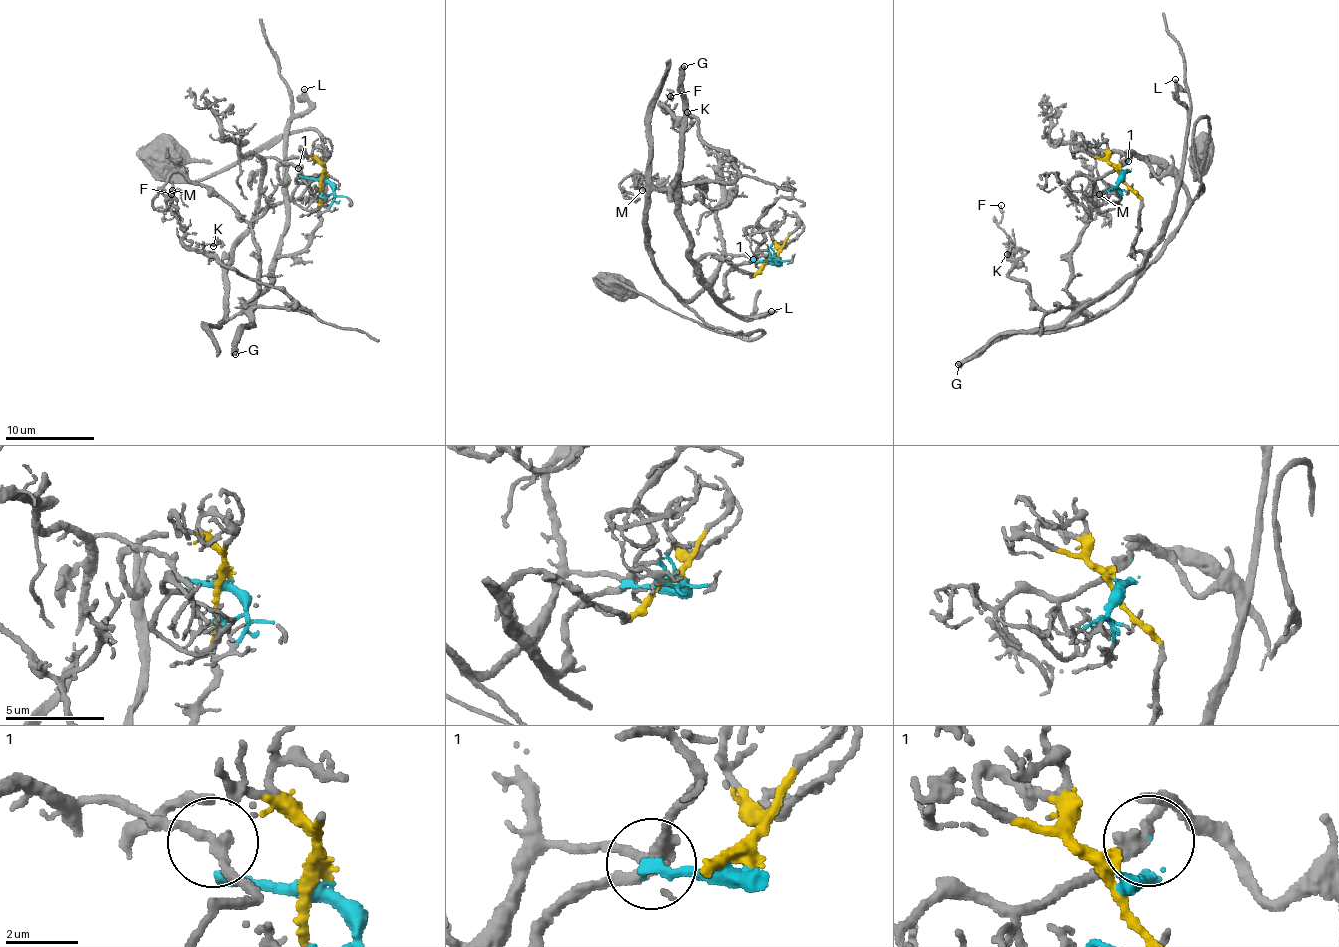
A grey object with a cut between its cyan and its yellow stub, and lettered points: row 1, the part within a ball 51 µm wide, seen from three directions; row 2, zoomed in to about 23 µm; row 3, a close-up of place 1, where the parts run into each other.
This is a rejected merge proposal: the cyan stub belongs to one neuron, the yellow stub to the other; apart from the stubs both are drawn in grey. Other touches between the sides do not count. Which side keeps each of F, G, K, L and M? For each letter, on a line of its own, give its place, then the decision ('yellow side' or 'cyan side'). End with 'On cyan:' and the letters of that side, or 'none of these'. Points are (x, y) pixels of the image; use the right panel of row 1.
F: place (1001, 205); yellow side
G: place (958, 364); yellow side
K: place (1007, 254); yellow side
L: place (1175, 79); yellow side
M: place (1099, 194); cyan side
On cyan: M

